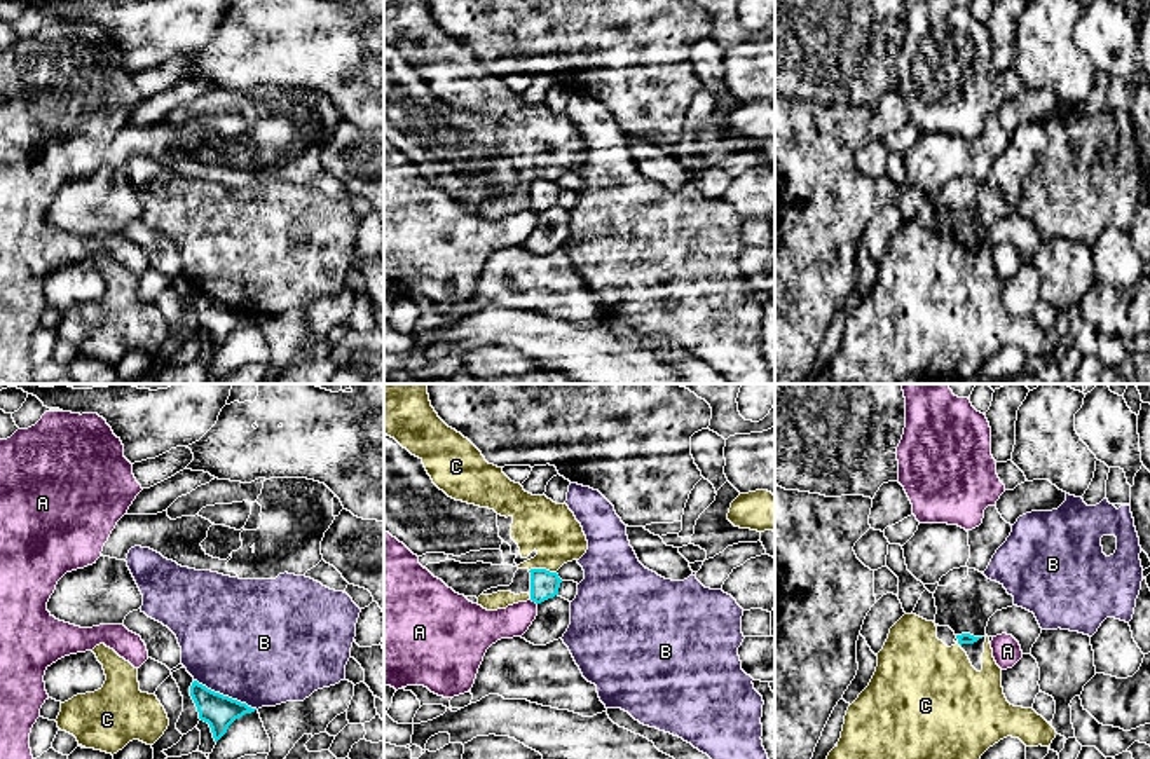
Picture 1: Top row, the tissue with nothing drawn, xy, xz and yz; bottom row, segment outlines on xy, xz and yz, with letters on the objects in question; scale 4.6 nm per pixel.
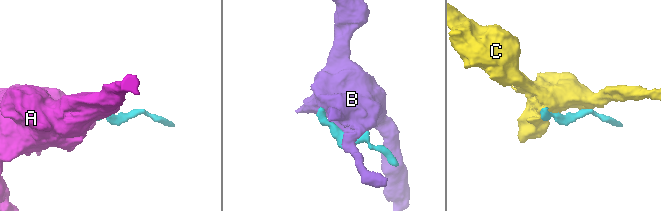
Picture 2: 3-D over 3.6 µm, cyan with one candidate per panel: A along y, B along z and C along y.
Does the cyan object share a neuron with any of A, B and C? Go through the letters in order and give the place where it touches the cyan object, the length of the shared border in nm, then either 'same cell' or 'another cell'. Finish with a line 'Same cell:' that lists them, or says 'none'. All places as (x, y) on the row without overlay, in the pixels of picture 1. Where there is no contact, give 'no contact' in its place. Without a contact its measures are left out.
A: xz (534, 210) | 40 nm | another cell
B: xy (225, 306) | 320 nm | another cell
C: xz (543, 178) | 130 nm | another cell
Same cell: none

